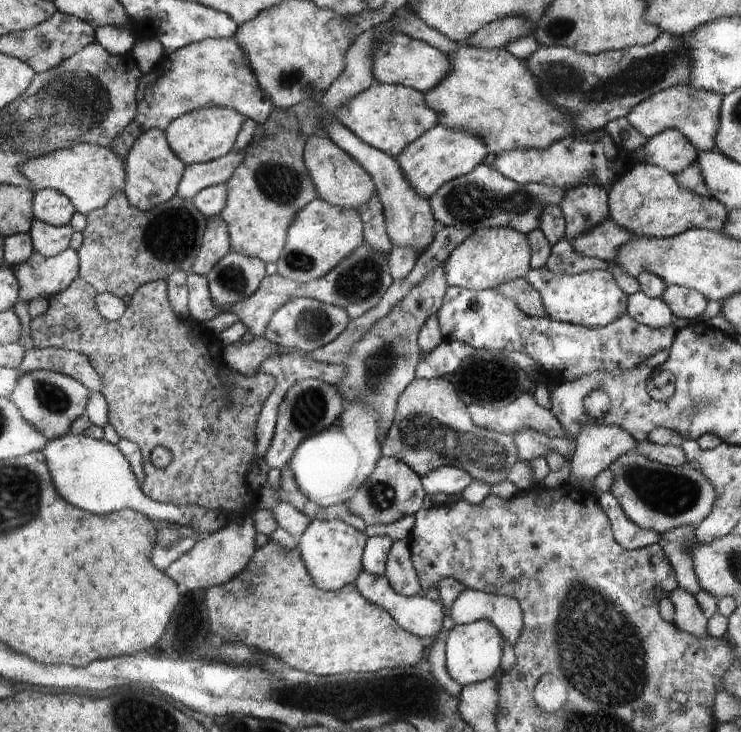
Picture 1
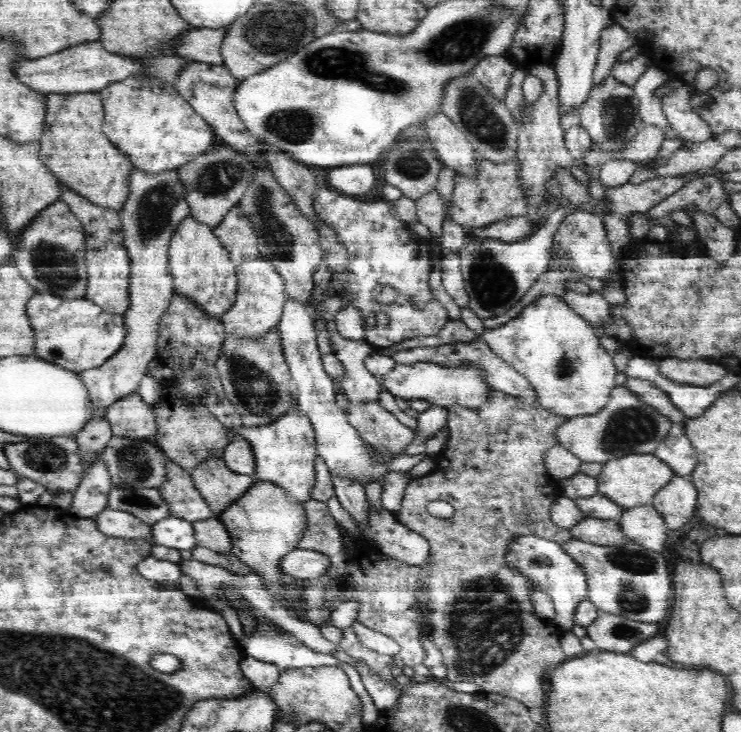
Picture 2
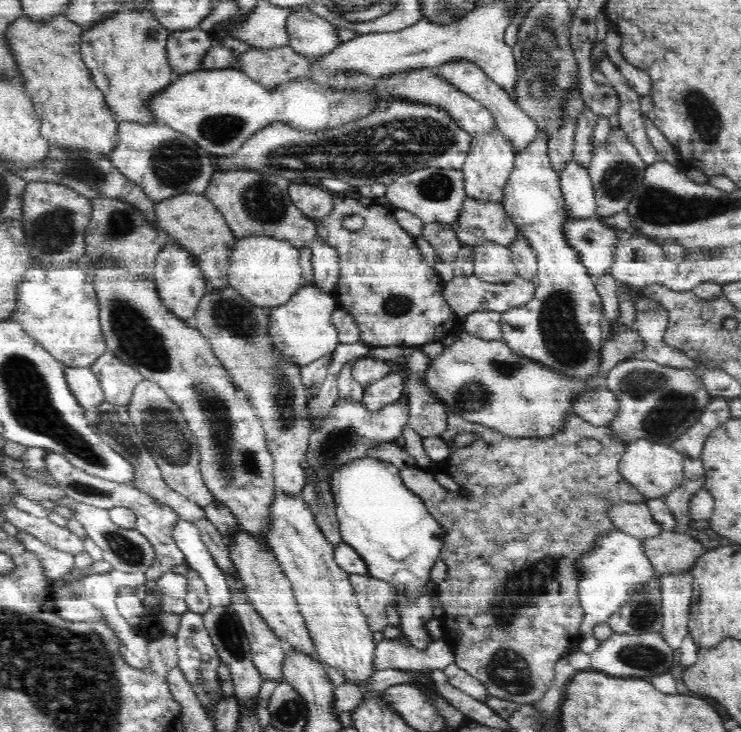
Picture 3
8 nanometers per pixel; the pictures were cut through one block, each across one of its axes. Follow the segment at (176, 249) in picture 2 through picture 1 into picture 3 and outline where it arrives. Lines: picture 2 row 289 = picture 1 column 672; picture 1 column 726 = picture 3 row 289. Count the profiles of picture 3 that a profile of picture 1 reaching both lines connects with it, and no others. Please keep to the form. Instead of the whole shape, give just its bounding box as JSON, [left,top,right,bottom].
[155,194,237,292]

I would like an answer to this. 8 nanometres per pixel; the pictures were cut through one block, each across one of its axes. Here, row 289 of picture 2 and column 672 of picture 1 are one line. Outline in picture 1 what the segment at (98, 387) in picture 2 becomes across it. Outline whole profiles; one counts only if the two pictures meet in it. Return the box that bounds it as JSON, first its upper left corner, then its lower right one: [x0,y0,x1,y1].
[631,129,698,175]

